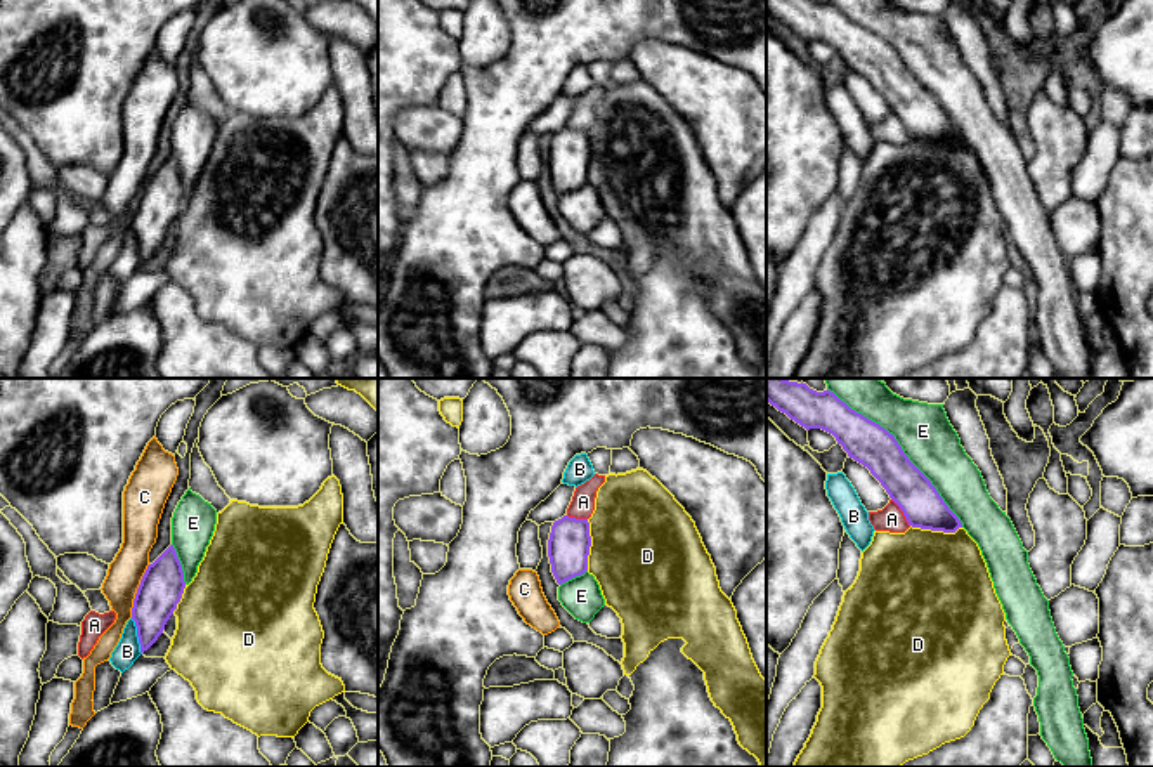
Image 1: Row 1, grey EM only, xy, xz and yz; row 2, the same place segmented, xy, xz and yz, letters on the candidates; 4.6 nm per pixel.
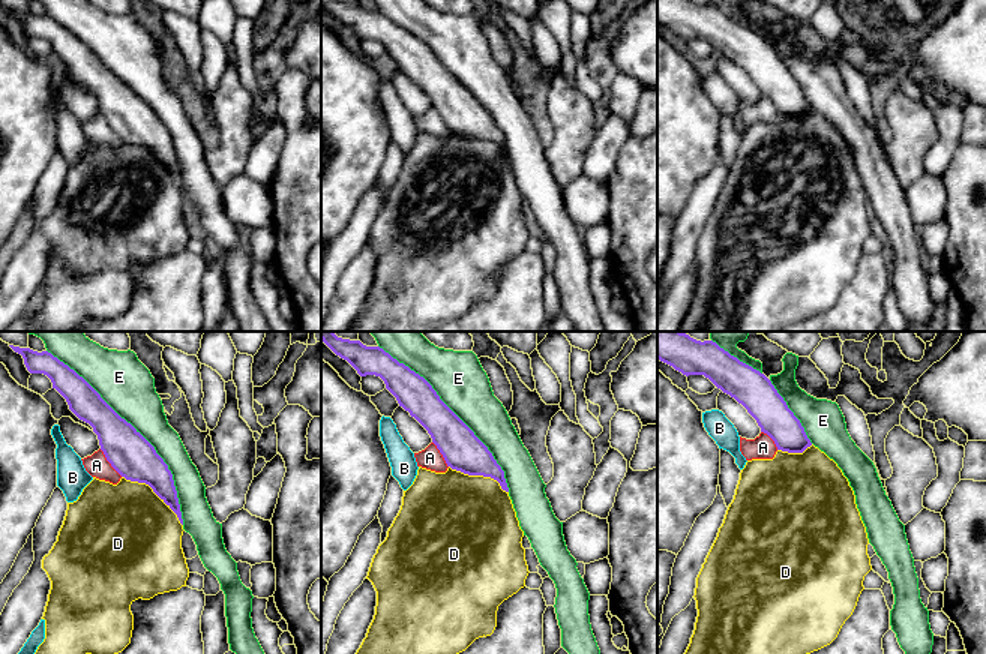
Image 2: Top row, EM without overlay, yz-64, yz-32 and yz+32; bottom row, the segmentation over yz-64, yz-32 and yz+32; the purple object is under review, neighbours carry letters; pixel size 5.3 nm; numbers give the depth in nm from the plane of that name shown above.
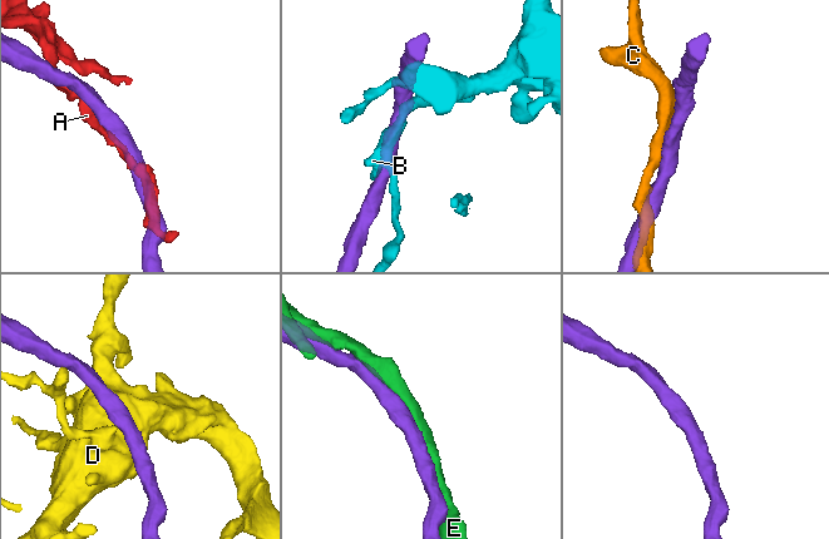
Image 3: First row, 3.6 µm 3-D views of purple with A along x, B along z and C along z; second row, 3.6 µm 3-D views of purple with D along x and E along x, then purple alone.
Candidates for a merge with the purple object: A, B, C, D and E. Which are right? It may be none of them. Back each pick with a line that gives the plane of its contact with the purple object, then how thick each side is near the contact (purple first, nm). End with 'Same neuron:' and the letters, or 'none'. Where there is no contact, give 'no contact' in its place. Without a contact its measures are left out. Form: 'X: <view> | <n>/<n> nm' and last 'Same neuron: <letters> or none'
E: yz | 200/260 nm
Same neuron: E

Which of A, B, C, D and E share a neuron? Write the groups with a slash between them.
A / B / C / D / E

